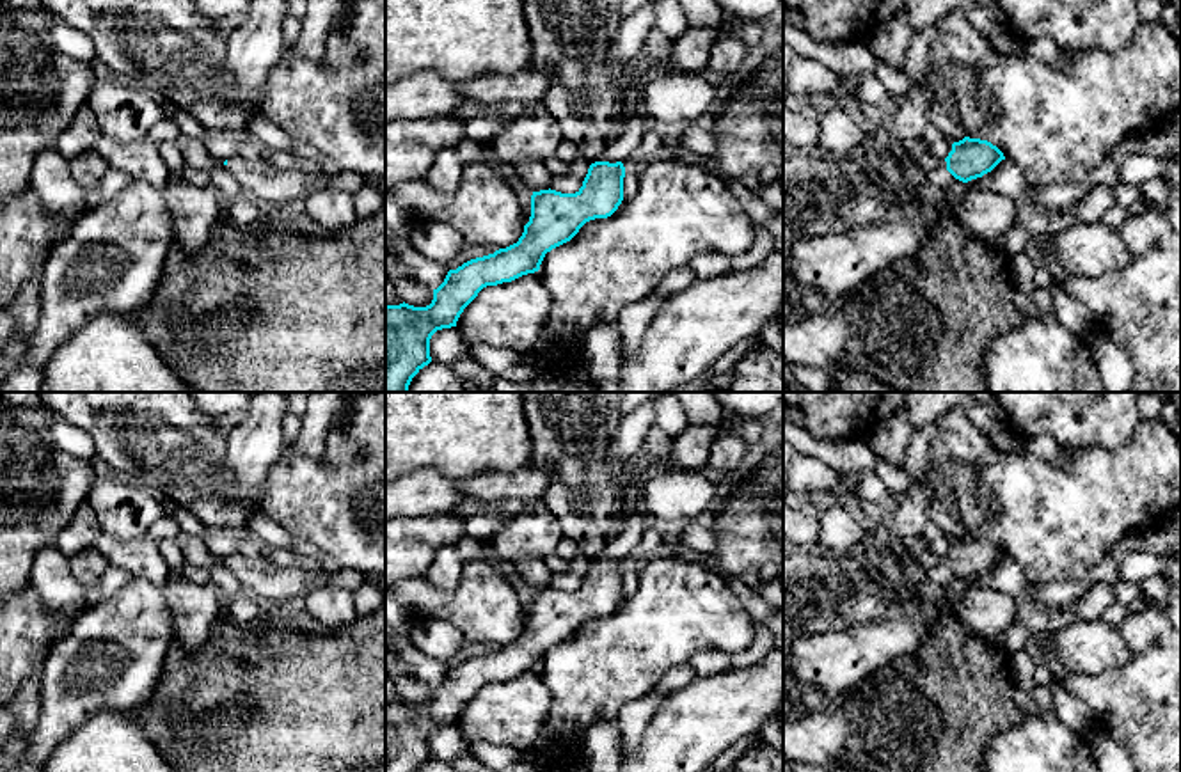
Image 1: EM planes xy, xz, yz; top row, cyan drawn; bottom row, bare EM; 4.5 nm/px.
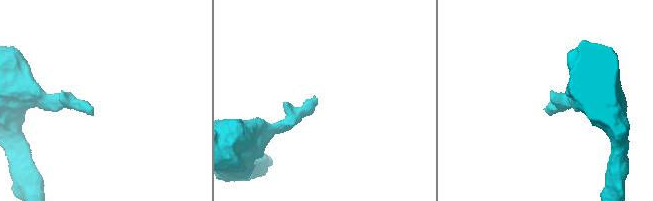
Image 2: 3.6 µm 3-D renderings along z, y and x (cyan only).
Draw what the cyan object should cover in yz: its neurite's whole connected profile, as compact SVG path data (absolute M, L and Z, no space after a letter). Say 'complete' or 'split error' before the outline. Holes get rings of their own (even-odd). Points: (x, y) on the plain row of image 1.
complete | M964 534L952 541L945 555L947 568L959 579L968 580L991 570L1002 557L1003 550L987 538Z

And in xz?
complete | M595 559L575 591L533 589L531 614L517 641L449 667L426 705L385 703L385 772L417 772L432 760L432 733L456 724L483 685L538 669L545 651L586 619L611 614L623 598L623 575L622 559Z

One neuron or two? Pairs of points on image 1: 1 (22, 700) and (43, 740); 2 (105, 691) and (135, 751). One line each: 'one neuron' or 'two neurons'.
1: two neurons
2: two neurons

